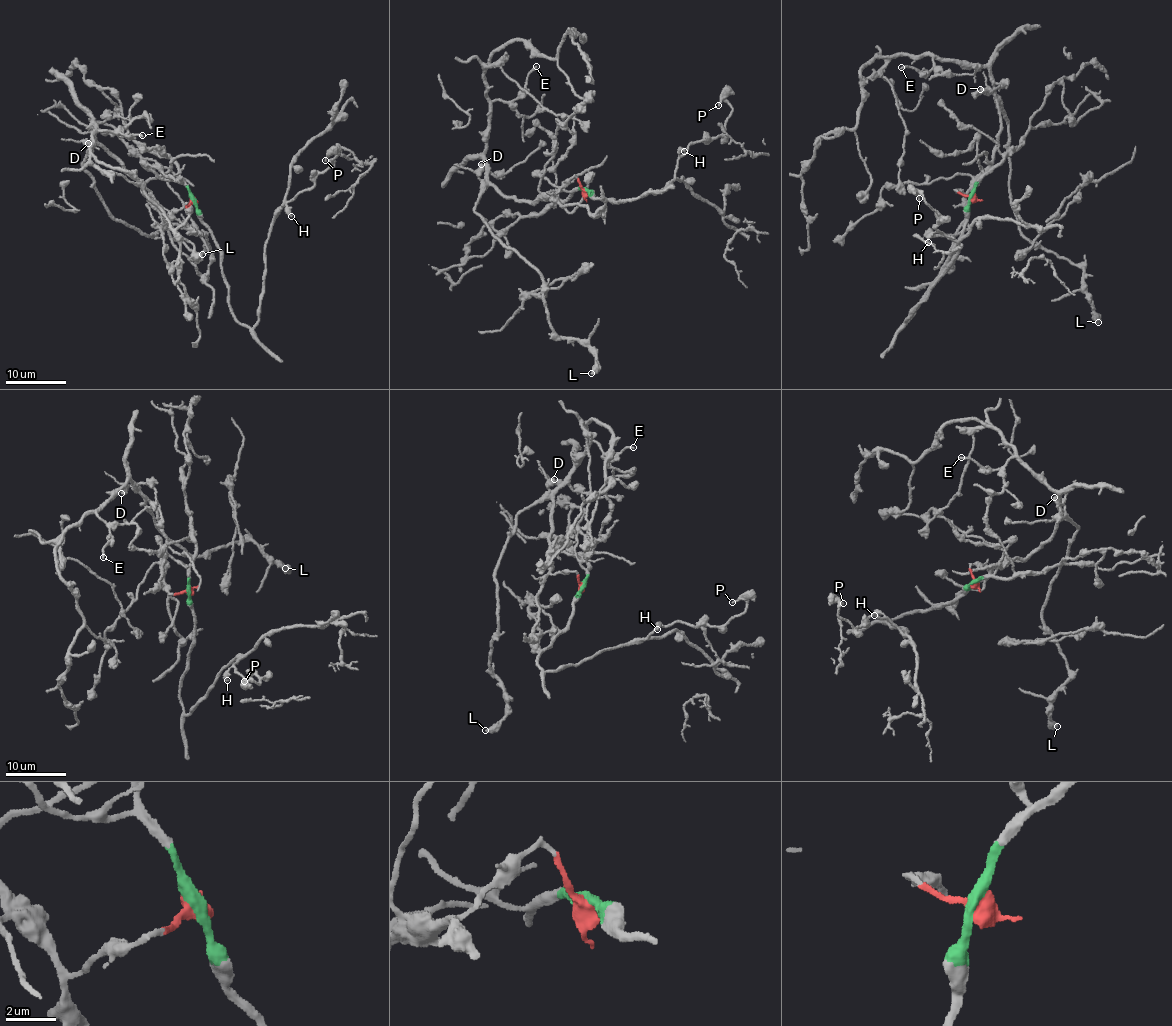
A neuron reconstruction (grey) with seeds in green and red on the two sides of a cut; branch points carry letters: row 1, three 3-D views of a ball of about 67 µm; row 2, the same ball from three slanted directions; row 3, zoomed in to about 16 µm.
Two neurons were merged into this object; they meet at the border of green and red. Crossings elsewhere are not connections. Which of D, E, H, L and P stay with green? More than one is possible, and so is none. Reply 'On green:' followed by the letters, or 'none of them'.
On green: H, P

